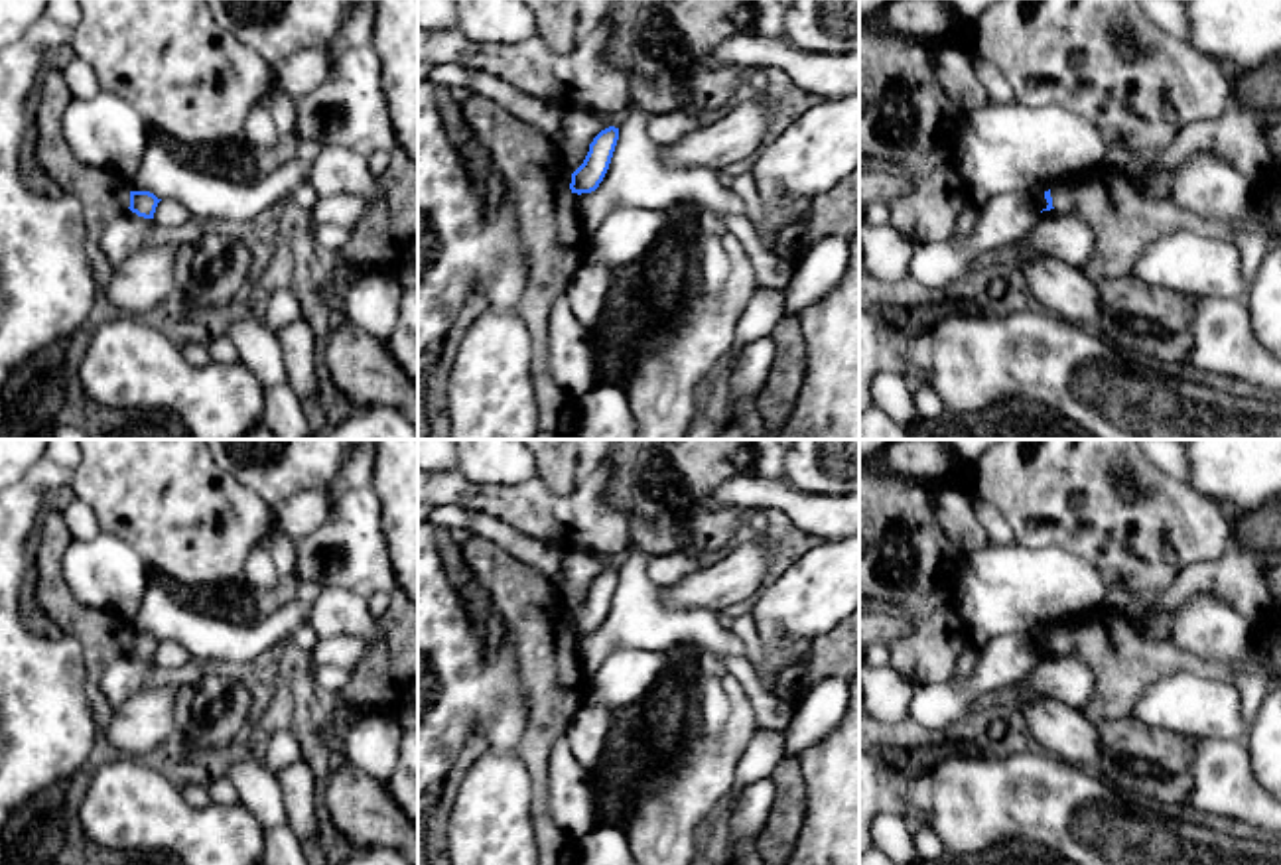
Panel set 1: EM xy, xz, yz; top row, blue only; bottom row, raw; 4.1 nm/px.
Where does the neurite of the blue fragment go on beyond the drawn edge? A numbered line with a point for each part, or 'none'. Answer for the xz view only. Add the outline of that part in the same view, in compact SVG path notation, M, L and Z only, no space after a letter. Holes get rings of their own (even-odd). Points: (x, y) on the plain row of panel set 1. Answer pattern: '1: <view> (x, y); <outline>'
none

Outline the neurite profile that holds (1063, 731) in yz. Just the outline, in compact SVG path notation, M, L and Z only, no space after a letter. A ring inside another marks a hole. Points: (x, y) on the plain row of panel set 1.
M1029 699L1019 703L1031 735L1046 755L1082 768L1100 761L1102 741L1080 709L1056 699Z

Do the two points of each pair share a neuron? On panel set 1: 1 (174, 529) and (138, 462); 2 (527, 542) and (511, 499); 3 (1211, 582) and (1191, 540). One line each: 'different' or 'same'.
1: same
2: different
3: different

